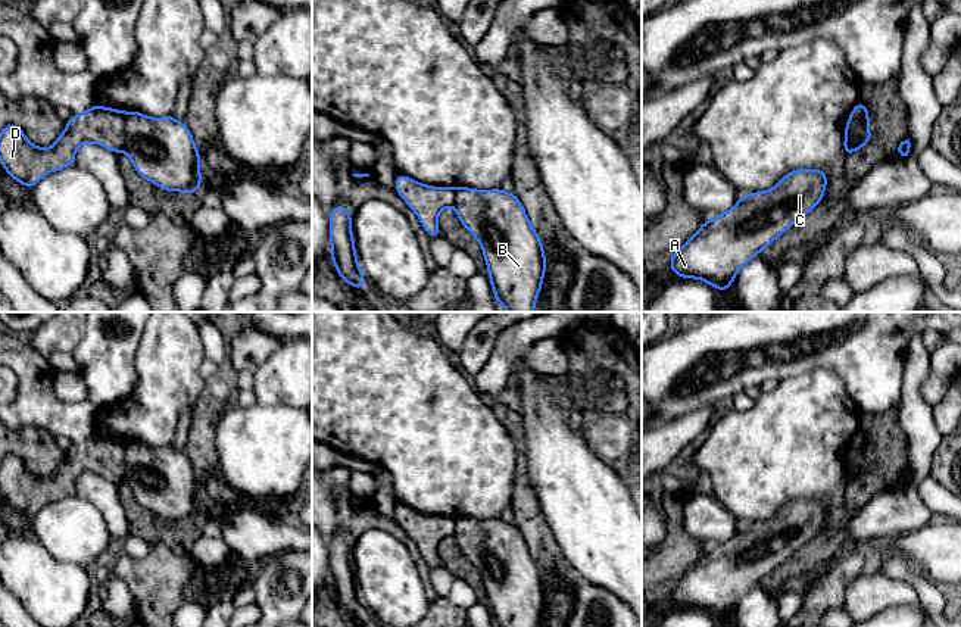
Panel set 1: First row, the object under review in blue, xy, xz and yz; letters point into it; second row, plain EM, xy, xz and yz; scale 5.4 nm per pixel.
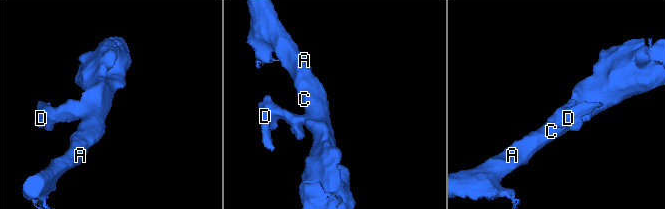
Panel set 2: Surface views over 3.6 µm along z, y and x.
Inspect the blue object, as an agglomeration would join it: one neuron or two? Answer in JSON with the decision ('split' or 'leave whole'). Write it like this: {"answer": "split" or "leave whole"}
{"answer": "split"}

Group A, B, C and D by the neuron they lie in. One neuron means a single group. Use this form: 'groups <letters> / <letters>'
groups A B C / D

